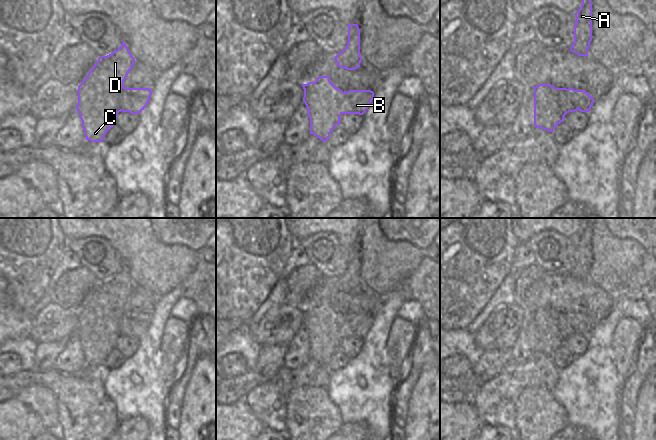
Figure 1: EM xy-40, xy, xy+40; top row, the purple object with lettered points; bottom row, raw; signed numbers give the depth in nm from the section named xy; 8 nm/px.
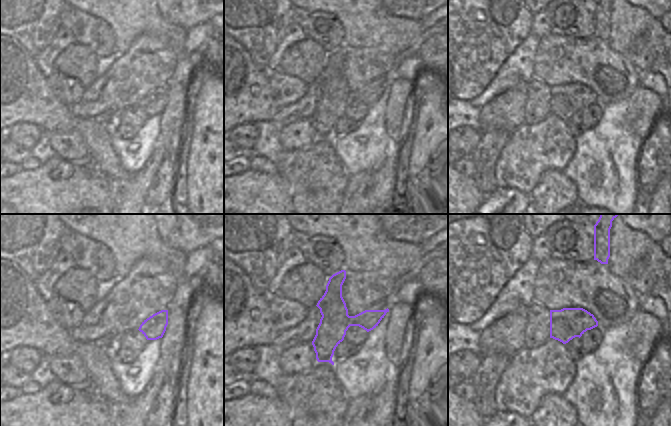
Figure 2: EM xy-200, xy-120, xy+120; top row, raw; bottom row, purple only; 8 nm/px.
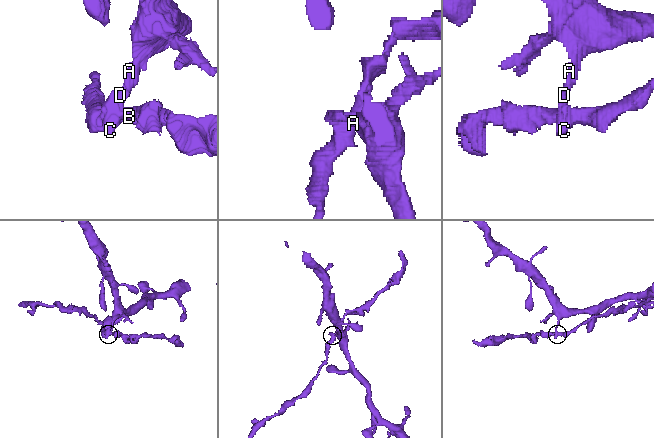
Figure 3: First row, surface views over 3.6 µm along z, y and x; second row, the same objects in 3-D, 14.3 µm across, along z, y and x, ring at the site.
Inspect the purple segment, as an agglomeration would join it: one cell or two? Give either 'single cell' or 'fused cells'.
fused cells

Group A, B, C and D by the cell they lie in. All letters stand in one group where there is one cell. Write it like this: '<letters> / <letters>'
A C D / B

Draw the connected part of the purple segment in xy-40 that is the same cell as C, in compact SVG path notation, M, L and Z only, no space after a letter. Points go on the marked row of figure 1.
M122 41L122 45L117 50L98 58L88 75L78 86L76 109L82 121L86 140L102 142L106 133L116 124L116 117L121 112L120 99L126 89L124 81L135 62L128 47Z

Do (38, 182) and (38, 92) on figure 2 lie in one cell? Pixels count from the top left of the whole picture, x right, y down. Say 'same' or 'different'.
different

